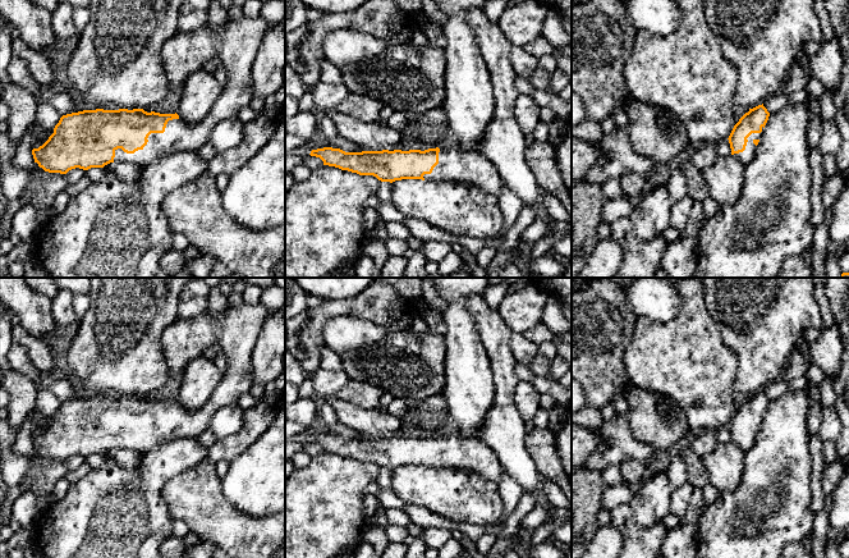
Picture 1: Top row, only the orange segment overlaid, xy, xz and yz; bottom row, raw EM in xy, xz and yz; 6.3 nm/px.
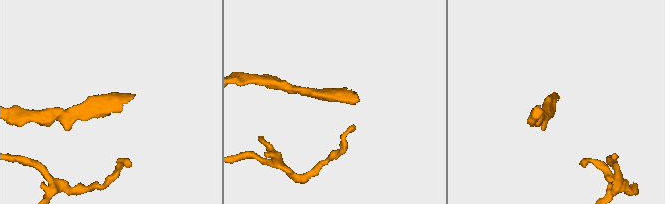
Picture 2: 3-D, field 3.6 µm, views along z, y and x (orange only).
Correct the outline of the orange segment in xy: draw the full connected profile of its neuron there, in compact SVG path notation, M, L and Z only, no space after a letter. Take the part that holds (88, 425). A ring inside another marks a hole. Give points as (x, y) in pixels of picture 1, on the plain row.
M245 302L238 306L230 306L222 315L214 315L210 310L194 319L178 317L161 337L161 347L166 360L170 378L184 371L185 366L201 357L206 348L217 344L220 352L228 361L226 371L222 374L221 381L215 388L208 401L196 412L189 412L175 401L147 399L143 395L119 395L119 397L83 397L63 402L54 415L54 420L38 435L32 436L35 449L38 450L45 458L66 461L69 457L79 454L88 457L91 454L104 454L105 452L121 448L121 449L141 449L150 450L164 443L183 438L198 438L205 430L208 429L210 421L214 415L224 406L234 403L245 393L249 393L253 384L252 369L252 352L266 321L267 307L263 303L248 305Z

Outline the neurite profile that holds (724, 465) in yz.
M734 442L721 444L701 457L711 484L719 493L734 491L743 474L744 450L739 448Z

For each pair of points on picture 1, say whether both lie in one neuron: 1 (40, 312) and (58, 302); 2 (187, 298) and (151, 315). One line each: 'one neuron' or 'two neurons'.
1: two neurons
2: two neurons

